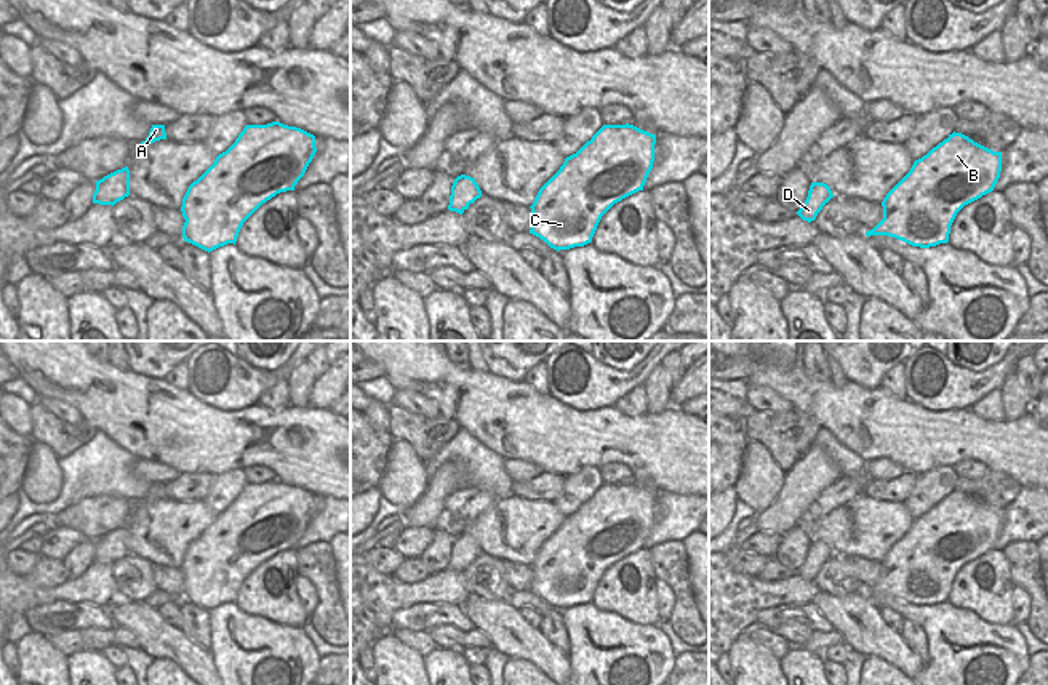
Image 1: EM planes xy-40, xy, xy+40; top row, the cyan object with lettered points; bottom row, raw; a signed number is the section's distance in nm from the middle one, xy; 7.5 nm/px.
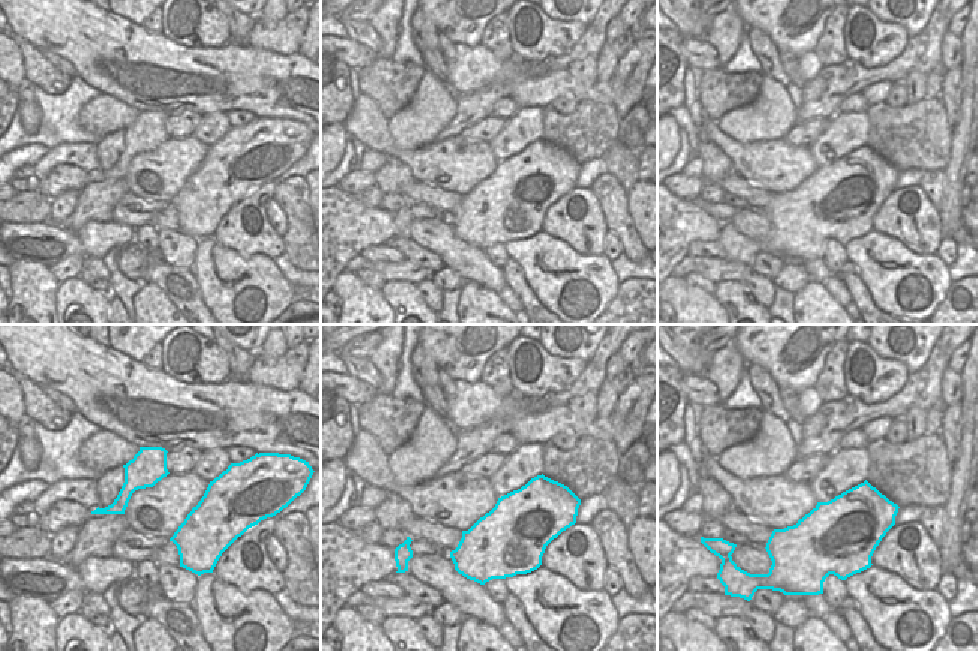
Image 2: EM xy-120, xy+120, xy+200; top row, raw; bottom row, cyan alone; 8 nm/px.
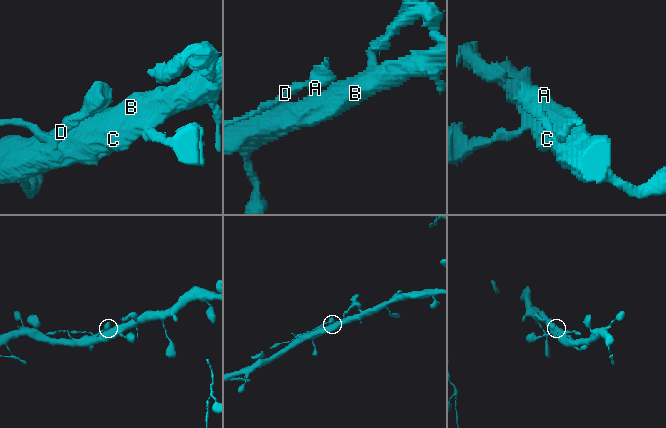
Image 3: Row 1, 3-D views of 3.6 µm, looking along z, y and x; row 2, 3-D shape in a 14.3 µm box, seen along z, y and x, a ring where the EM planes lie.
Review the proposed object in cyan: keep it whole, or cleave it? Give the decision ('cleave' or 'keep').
keep

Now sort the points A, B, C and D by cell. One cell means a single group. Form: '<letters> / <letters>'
A B C D

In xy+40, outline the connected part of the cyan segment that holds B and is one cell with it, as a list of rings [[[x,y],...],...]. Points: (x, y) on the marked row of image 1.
[[[954,131],[886,194],[883,219],[866,235],[888,235],[920,248],[947,243],[957,213],[992,192],[1000,171],[1002,152]]]

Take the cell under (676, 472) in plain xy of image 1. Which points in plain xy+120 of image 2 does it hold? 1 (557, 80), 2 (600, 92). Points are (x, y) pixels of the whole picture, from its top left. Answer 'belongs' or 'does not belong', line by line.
1: belongs
2: belongs

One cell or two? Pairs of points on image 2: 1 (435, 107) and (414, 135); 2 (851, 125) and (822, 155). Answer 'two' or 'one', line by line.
1: one
2: one

